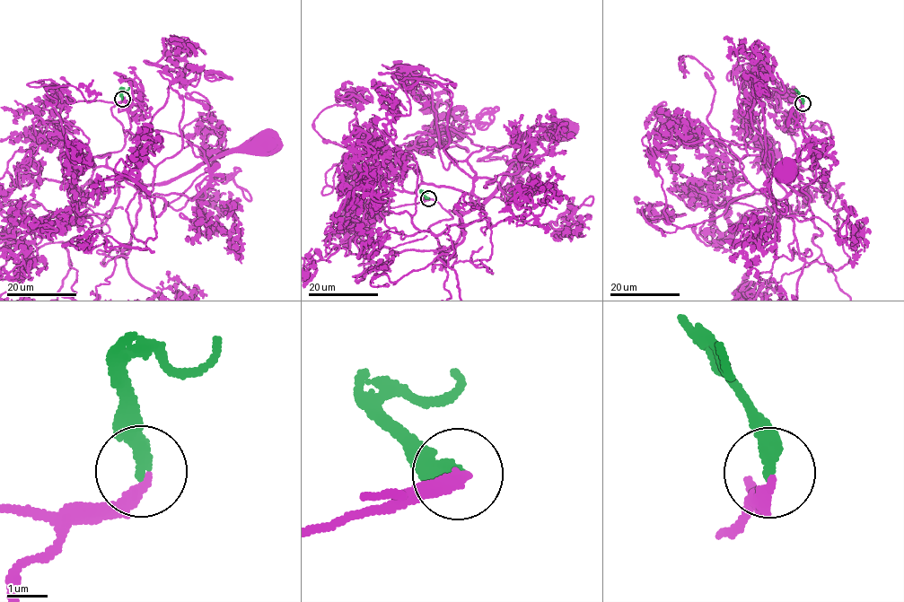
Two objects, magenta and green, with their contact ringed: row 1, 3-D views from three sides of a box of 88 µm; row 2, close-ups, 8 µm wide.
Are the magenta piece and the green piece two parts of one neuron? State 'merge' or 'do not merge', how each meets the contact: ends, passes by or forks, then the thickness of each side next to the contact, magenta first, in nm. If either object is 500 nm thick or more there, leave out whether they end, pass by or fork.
merge | magenta ends | green ends | 260/360 nm

